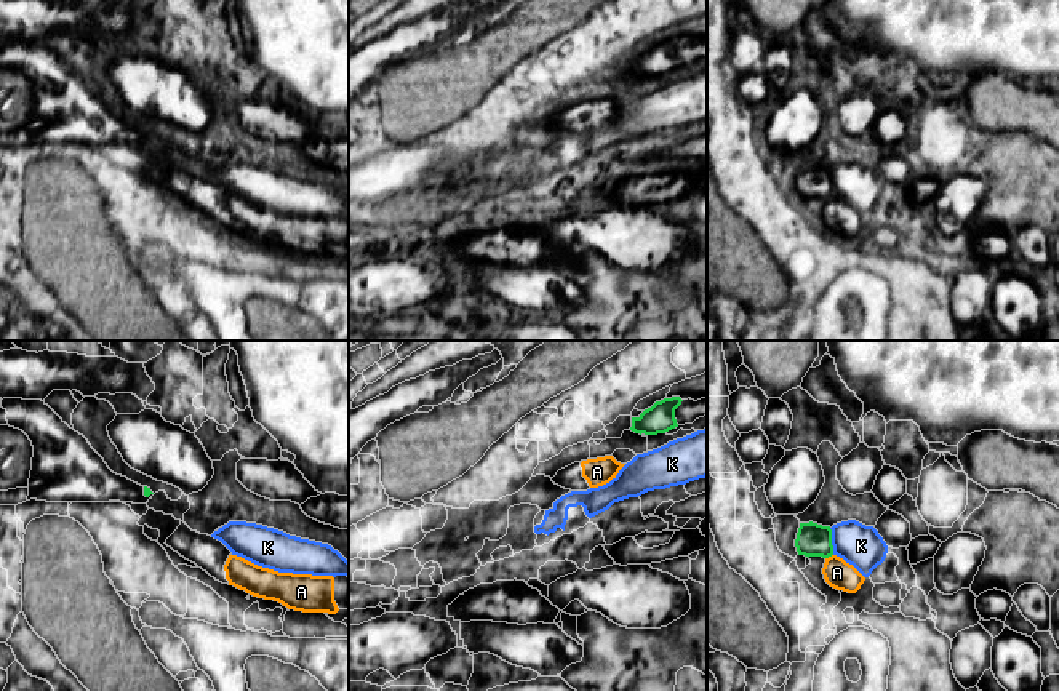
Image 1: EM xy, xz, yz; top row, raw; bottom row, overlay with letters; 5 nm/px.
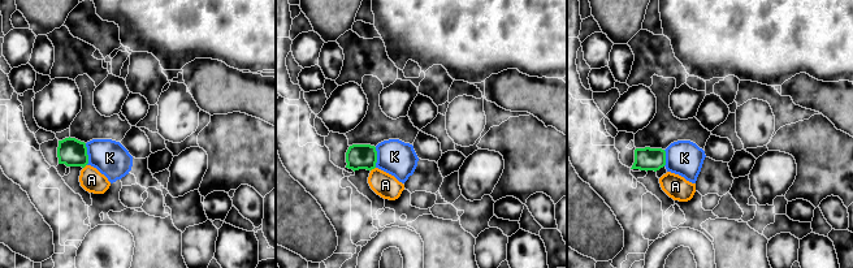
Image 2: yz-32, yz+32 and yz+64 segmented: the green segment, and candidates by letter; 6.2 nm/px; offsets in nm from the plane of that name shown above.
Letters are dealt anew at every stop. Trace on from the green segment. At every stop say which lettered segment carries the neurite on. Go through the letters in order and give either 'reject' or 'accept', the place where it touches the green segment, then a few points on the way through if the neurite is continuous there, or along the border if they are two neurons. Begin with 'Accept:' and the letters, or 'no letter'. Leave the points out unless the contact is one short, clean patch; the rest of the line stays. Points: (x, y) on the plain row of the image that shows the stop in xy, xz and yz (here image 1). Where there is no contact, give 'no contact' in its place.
Accept: no letter
A: reject | yz (829, 197) | along yz (832, 195), (826, 200)
K: reject | yz (831, 183) | along yz (829, 170), (834, 195)

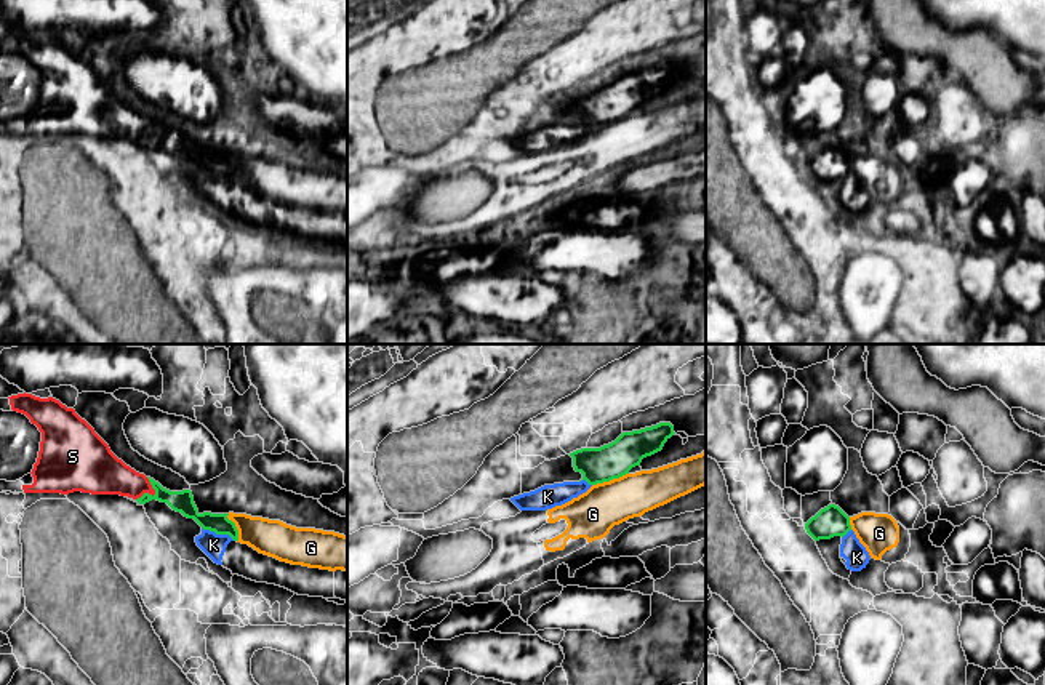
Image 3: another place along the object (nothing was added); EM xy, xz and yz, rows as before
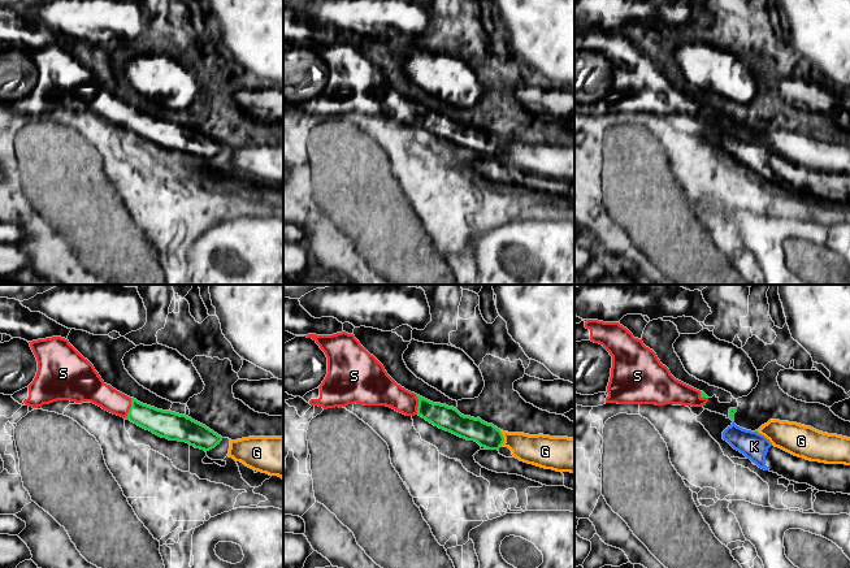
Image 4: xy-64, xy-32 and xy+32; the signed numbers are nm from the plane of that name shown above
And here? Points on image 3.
Accept: S
G: reject | xz (610, 120) | along xz (628, 114), (592, 127)
K: reject | xy (218, 175) | along xy (202, 168), (216, 175), (228, 175), (234, 181)
S: accept | xy (151, 136) | across xy (181, 143), (164, 136), (151, 136), (144, 130), (106, 116)

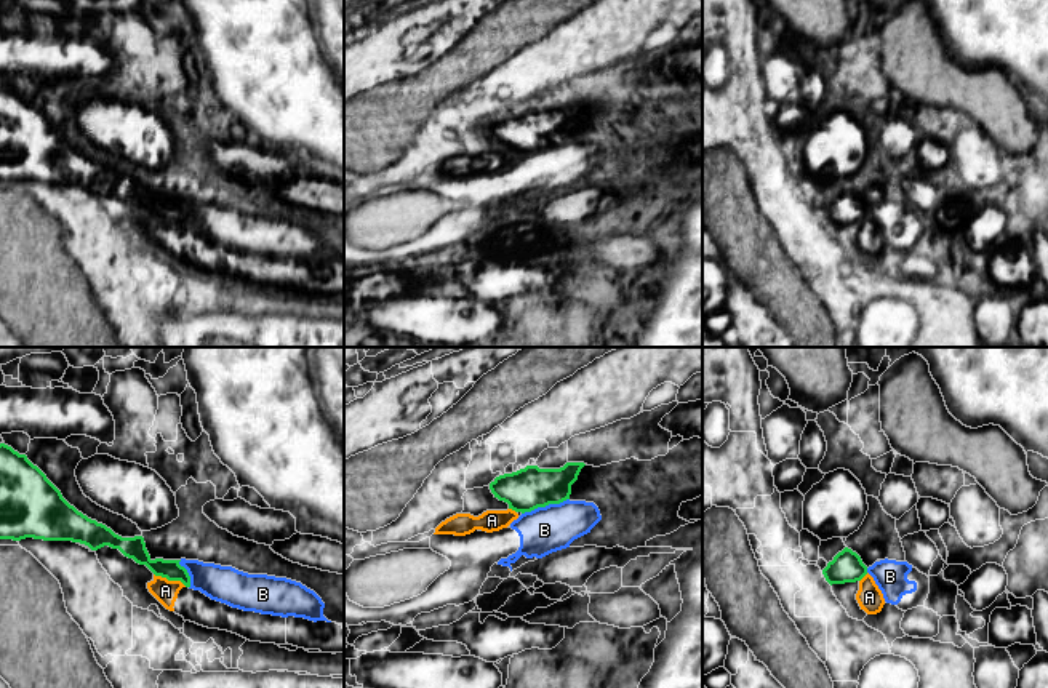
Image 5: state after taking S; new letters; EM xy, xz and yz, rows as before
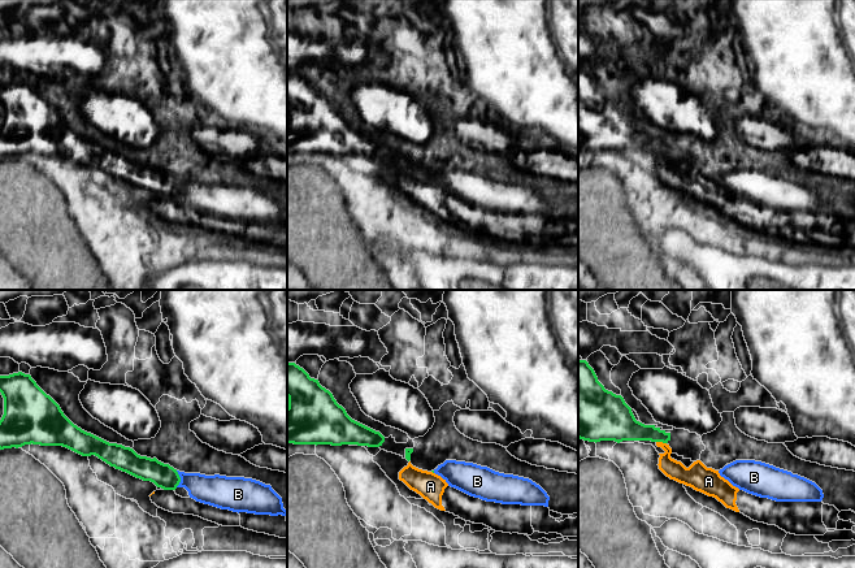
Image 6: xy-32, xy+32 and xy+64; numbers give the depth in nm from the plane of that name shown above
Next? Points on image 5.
Accept: no letter
A: reject | xy (170, 221) | along xy (154, 215), (168, 221), (180, 221), (186, 228)
B: reject | xz (544, 148) | along xz (568, 140), (522, 156)

